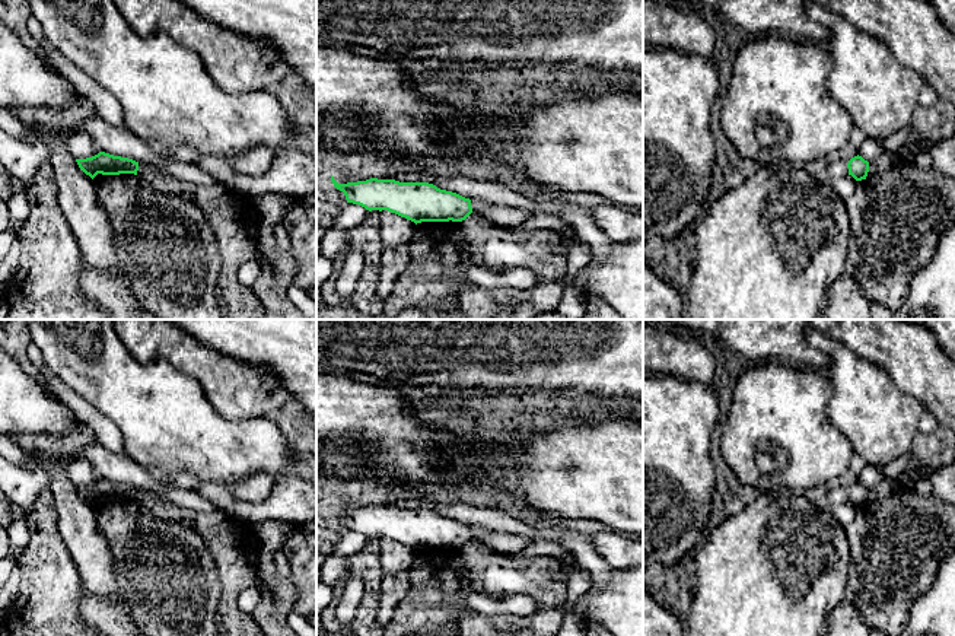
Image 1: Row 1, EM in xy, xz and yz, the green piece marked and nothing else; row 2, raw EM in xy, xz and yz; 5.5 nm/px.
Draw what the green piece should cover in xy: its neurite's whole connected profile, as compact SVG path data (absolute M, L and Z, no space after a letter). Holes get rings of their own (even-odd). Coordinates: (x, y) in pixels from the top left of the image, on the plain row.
M105 478L86 486L76 486L79 495L89 502L92 506L98 502L120 502L120 500L134 500L137 502L139 489L114 483Z

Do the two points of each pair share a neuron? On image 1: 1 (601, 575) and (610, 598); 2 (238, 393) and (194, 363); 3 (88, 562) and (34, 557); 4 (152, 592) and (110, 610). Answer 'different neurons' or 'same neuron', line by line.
1: different neurons
2: same neuron
3: different neurons
4: different neurons

